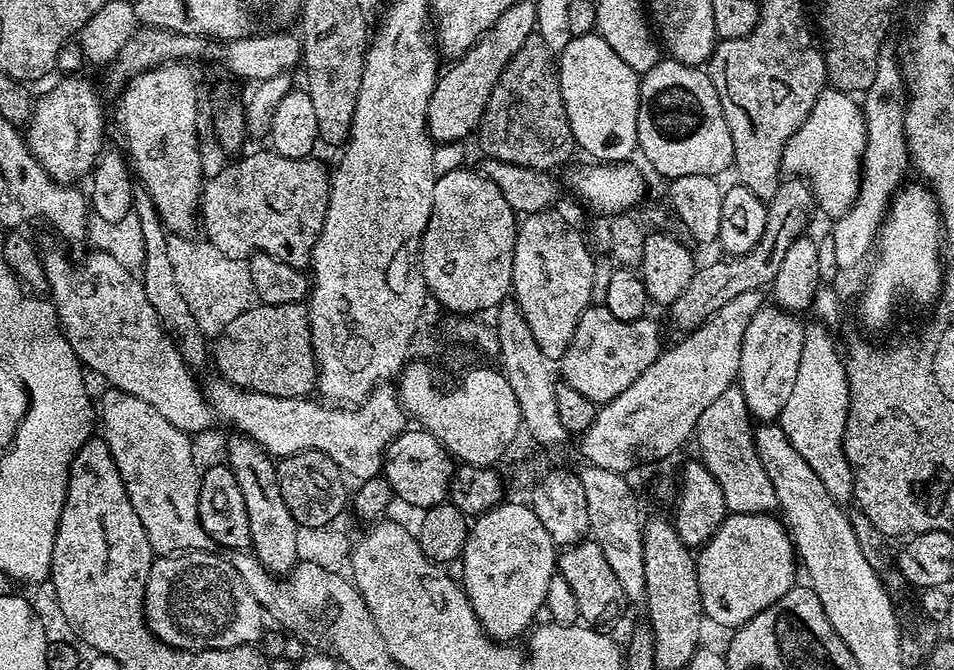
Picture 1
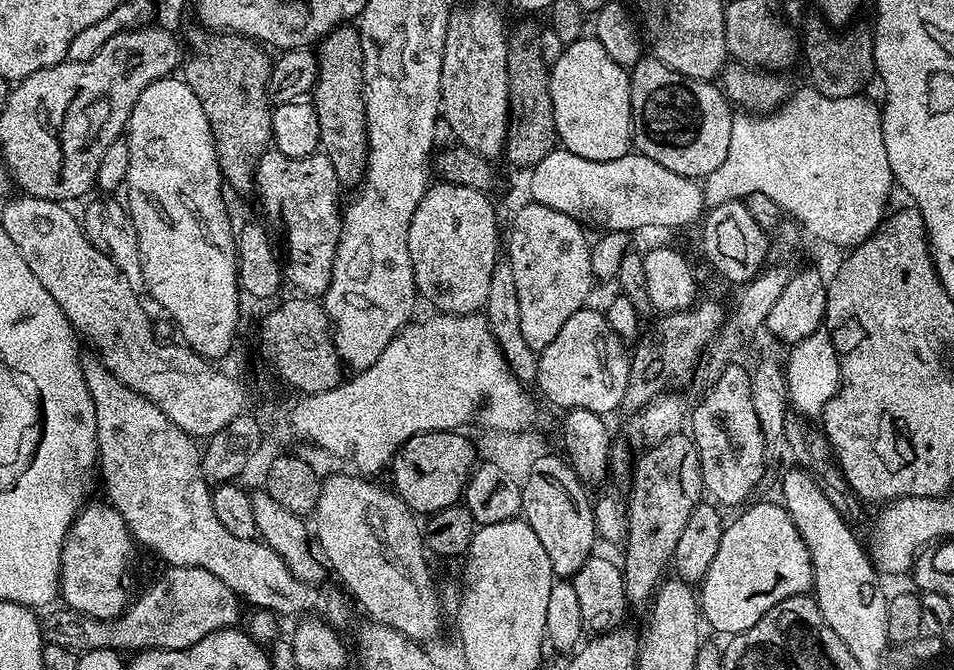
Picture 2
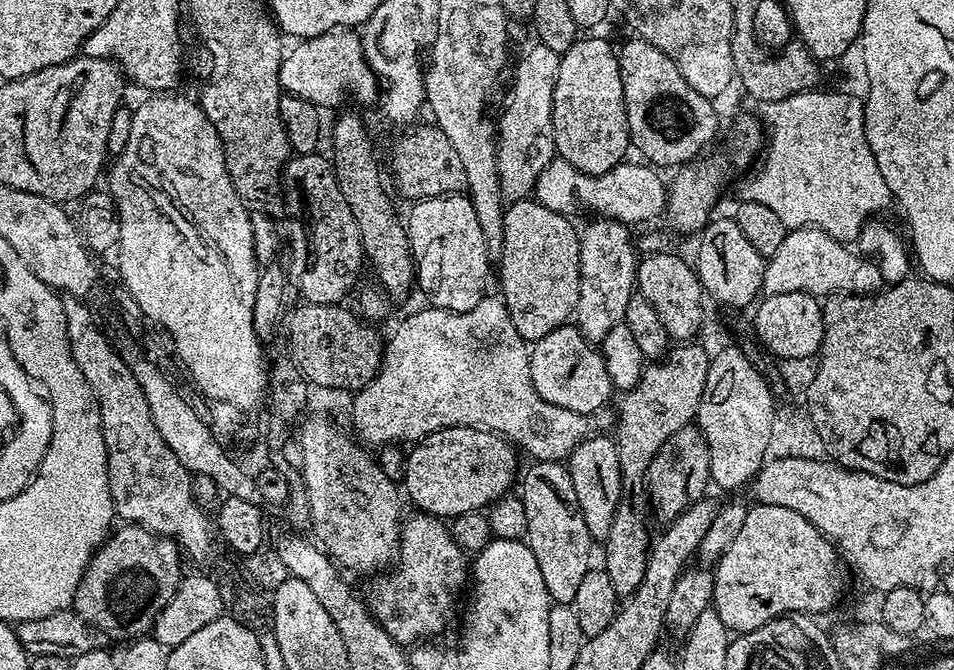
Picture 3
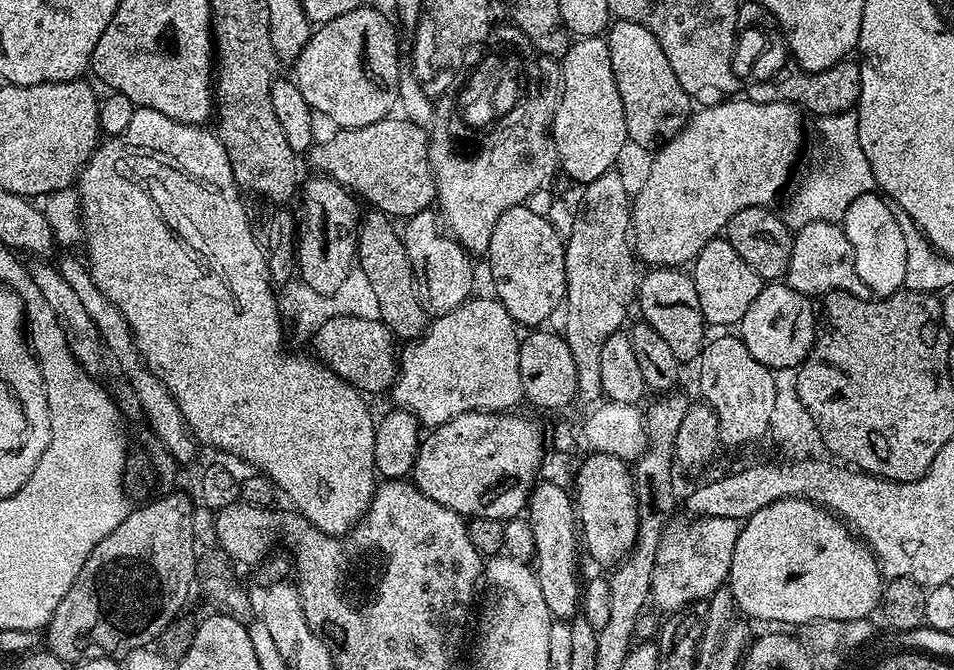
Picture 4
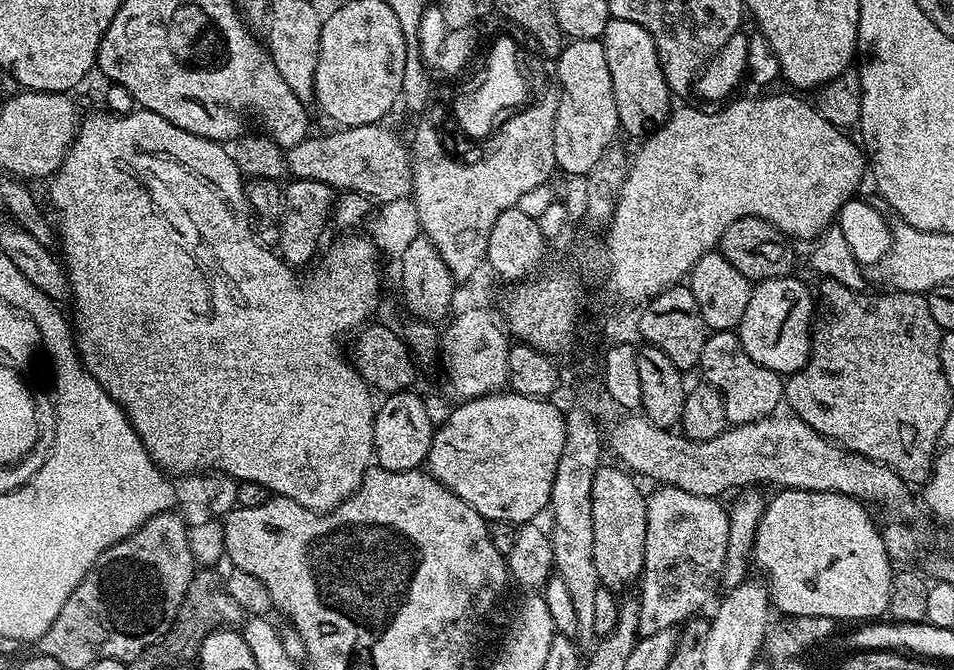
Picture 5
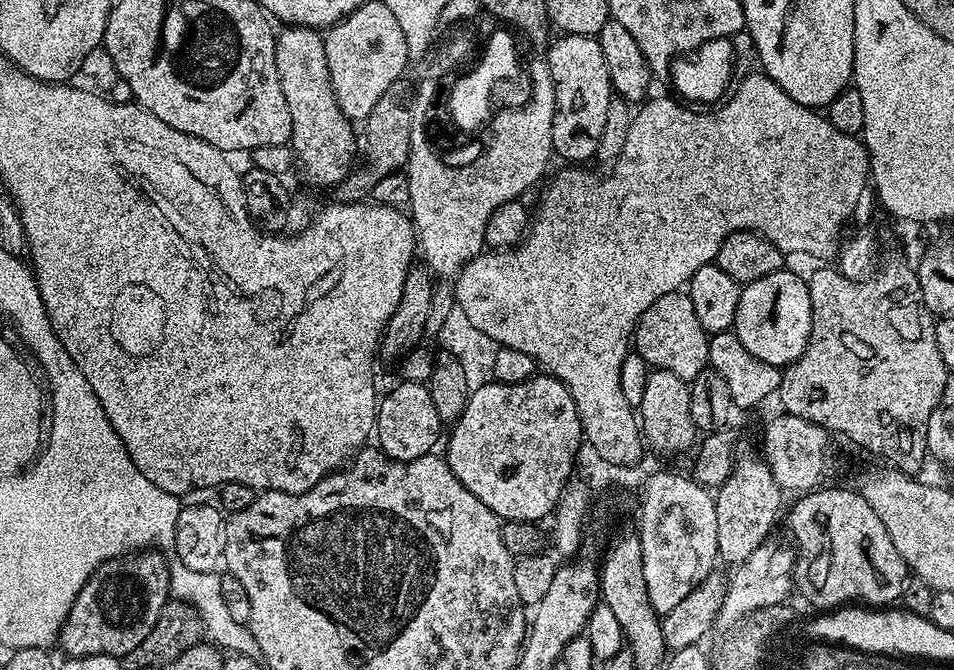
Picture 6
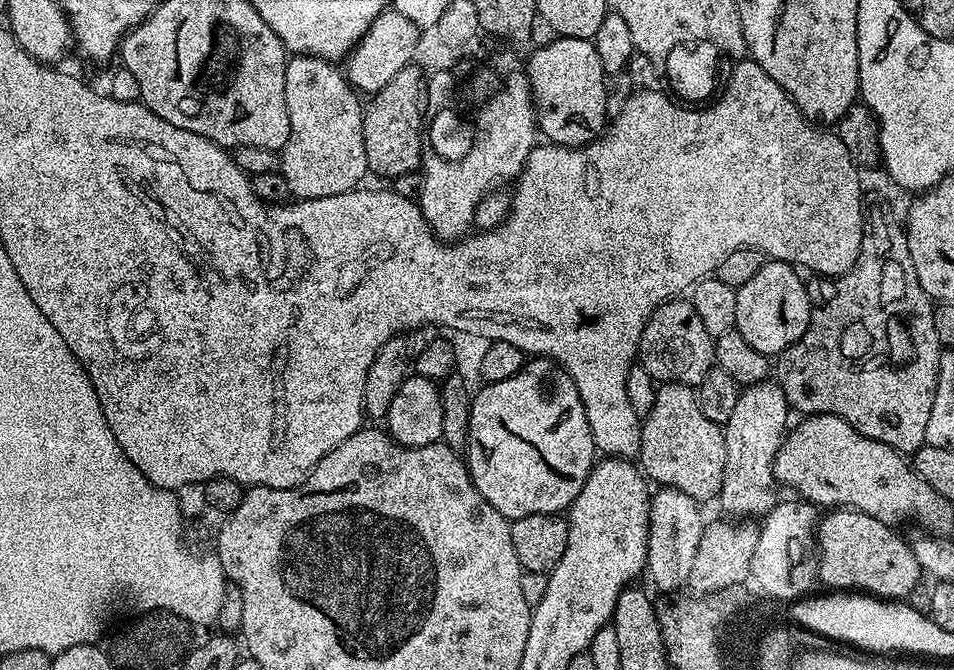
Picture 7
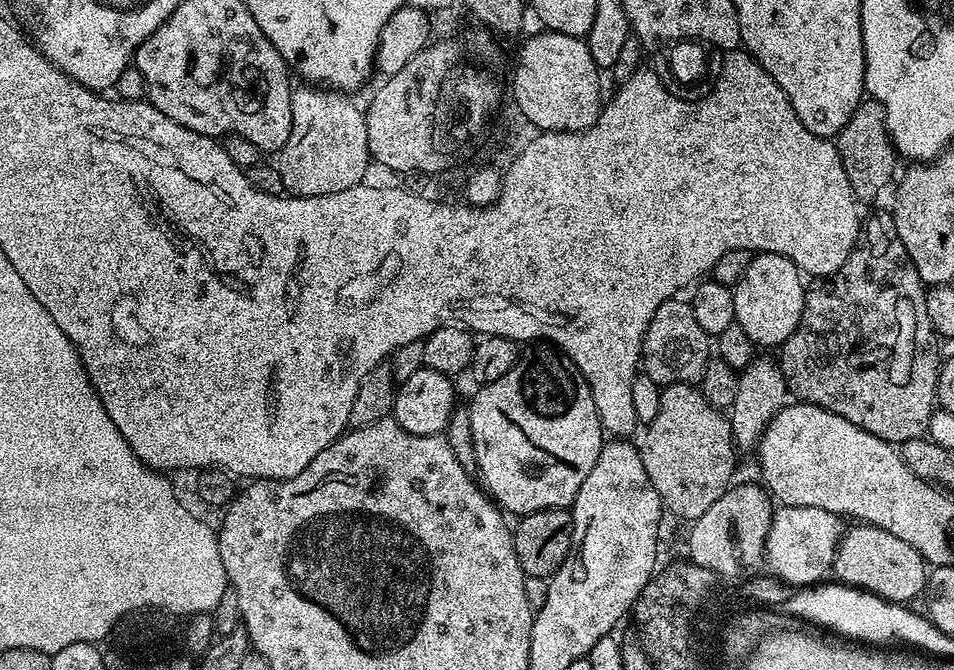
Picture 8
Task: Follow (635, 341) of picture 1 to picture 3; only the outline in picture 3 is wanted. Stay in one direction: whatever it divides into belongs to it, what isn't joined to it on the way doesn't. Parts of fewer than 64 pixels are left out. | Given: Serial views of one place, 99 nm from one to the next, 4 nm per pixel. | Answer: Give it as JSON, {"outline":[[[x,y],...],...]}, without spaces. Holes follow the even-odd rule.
{"outline":[[[568,322],[563,327],[550,330],[545,337],[531,345],[528,357],[534,390],[538,390],[546,402],[562,406],[562,410],[574,410],[590,416],[593,412],[601,411],[607,405],[604,403],[614,395],[610,374],[606,374],[604,356],[575,323]]]}

